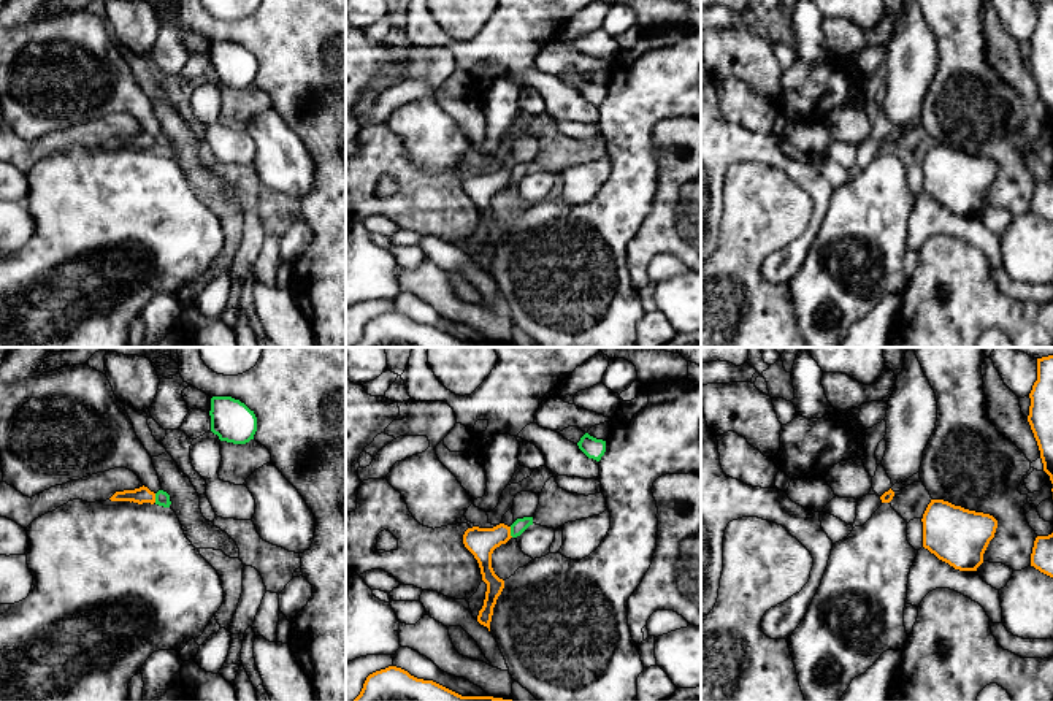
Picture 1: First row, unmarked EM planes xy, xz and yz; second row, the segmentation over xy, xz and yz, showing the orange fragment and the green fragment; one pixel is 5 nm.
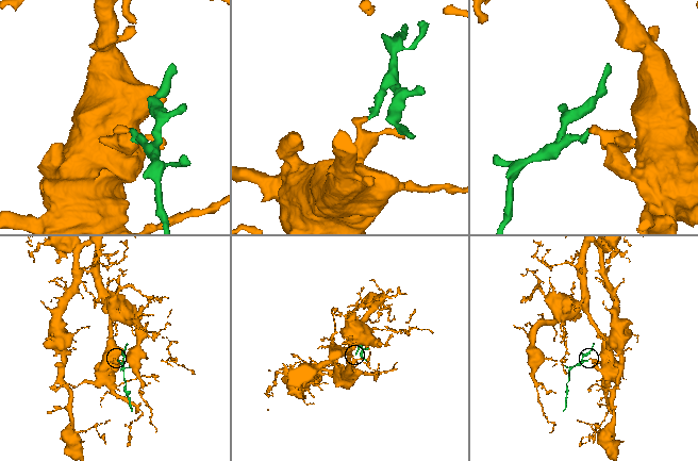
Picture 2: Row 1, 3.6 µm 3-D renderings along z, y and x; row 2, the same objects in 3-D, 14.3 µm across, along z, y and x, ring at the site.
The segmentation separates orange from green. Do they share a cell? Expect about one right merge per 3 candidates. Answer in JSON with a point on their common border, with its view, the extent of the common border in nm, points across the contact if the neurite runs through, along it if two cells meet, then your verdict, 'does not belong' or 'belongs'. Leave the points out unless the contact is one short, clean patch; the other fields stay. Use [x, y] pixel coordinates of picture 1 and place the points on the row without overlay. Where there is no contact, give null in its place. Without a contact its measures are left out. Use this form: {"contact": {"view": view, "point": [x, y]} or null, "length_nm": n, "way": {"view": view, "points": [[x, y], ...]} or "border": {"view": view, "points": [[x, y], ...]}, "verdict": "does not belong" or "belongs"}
{"contact": {"view": "xz", "point": [509, 176]}, "length_nm": 60, "border": {"view": "xz", "points": [[509, 172], [513, 181]]}, "verdict": "does not belong"}

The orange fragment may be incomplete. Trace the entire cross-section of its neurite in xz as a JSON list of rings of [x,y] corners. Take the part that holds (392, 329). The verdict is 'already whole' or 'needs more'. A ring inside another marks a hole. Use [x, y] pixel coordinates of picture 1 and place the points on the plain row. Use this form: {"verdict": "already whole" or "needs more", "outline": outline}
{"verdict": "already whole", "outline": [[[389,311],[370,319],[352,347],[515,347],[493,341],[461,341],[433,325]]]}

